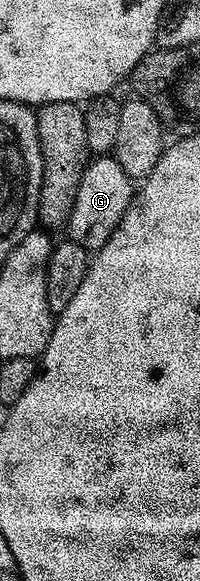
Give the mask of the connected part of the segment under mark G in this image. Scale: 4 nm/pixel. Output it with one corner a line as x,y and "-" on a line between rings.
100,154
89,163
87,170
82,174
82,182
78,186
78,198
74,198
74,210
70,214
66,225
67,239
73,240
78,246
89,250
101,248
114,234
118,222
126,214
134,199
134,181
128,177
125,170
111,155

